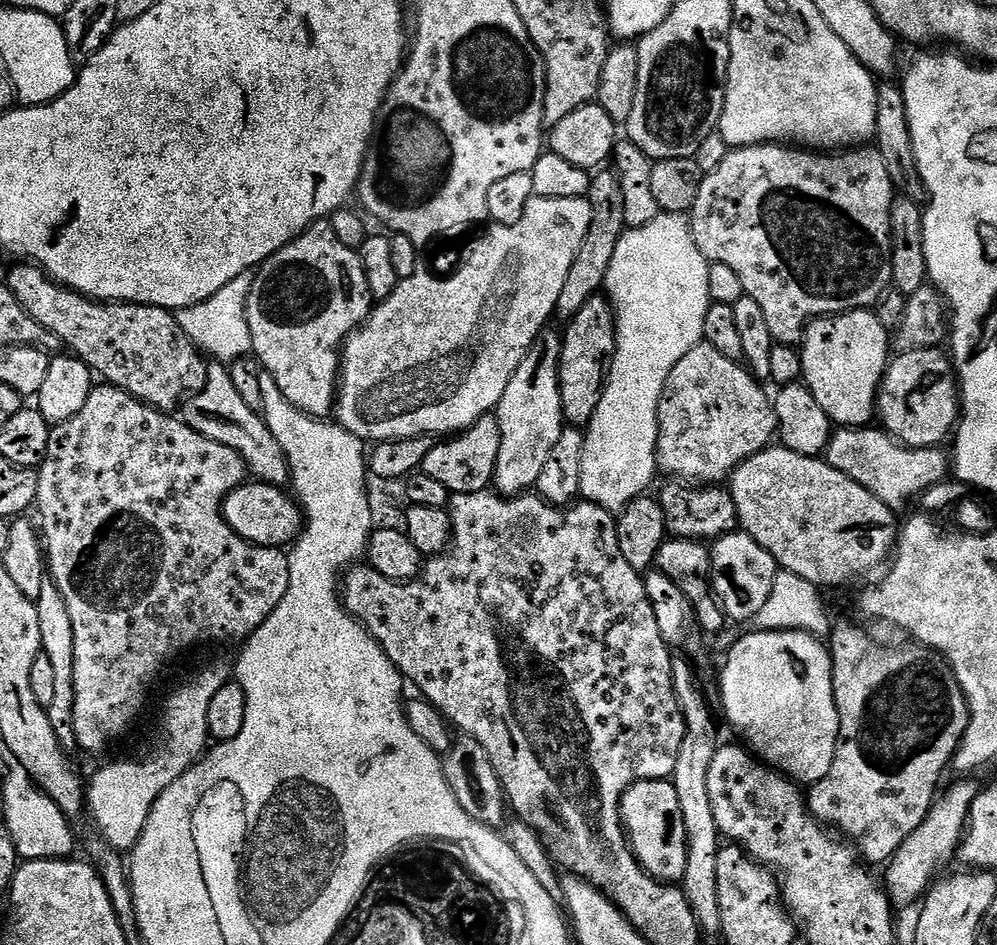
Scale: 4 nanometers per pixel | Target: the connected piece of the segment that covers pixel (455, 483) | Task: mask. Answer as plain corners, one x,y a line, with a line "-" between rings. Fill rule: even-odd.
489,414
465,428
463,432
433,443
426,458
421,462
419,471
446,486
450,494
486,492
493,487
492,479
498,460
498,449
501,446
502,430
495,415

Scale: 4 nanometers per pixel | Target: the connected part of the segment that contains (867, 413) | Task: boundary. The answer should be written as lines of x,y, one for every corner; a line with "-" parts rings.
859,308
856,312
841,312
823,318
817,318
804,329
802,347
799,349
802,362
803,383
812,391
818,406
826,410
833,425
842,428
863,428
873,423
876,411
876,396
880,392
880,383
889,366
890,332
882,326
875,311

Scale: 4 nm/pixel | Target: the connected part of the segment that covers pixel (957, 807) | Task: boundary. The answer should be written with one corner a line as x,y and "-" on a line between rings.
960,778
960,781
945,796
943,793
937,799
928,812
928,817
922,822
922,826
918,826
918,830
910,834
910,838
902,844
887,865
886,891
897,905
912,904
916,899
917,903
937,879
936,871
946,867
951,860
957,859
960,841
963,840
966,831
968,812
978,791
977,785
972,785
968,780
971,779

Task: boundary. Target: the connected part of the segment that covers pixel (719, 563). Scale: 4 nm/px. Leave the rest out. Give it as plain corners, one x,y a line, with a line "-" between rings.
737,530
720,537
710,548
712,570
710,581
712,594
719,604
721,613
732,620
755,621
762,606
770,598
778,573
776,560
748,532

